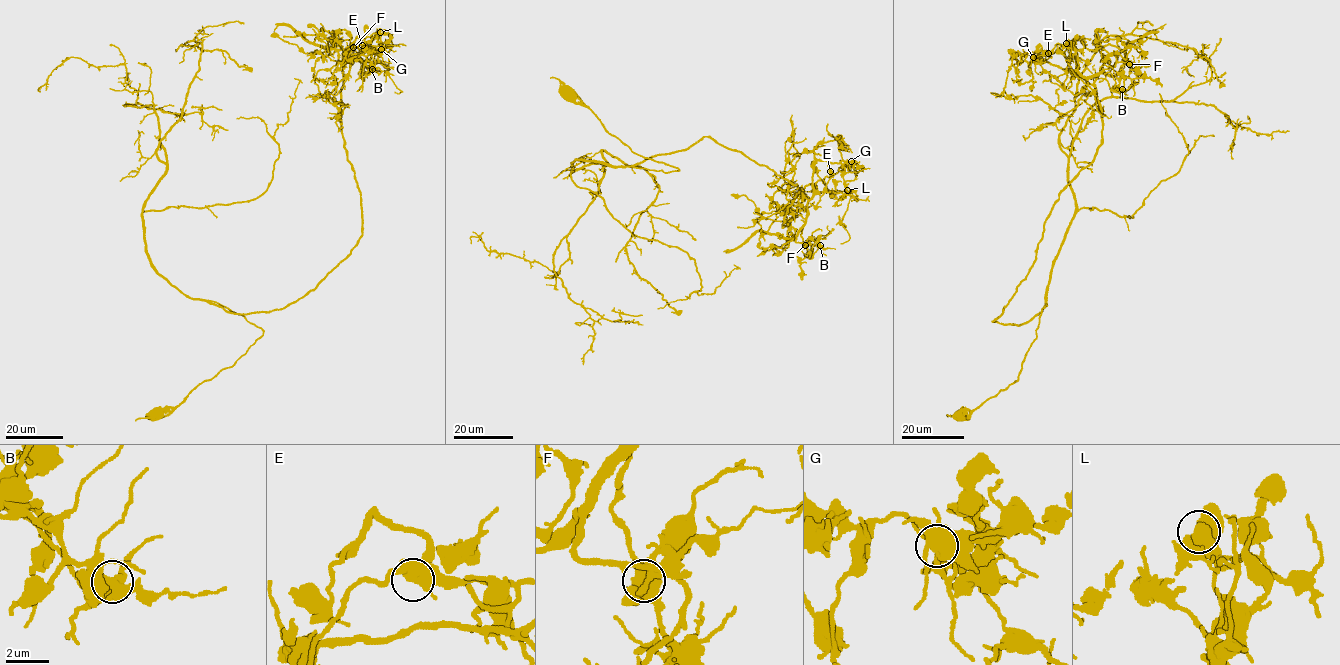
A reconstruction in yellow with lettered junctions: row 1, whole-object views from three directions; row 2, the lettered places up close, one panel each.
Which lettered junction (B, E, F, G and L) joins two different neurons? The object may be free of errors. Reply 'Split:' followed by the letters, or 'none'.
Split: B

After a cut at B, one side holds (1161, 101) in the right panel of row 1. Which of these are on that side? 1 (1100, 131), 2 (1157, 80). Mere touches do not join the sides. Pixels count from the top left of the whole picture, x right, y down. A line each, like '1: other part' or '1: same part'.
1: same part
2: other part

